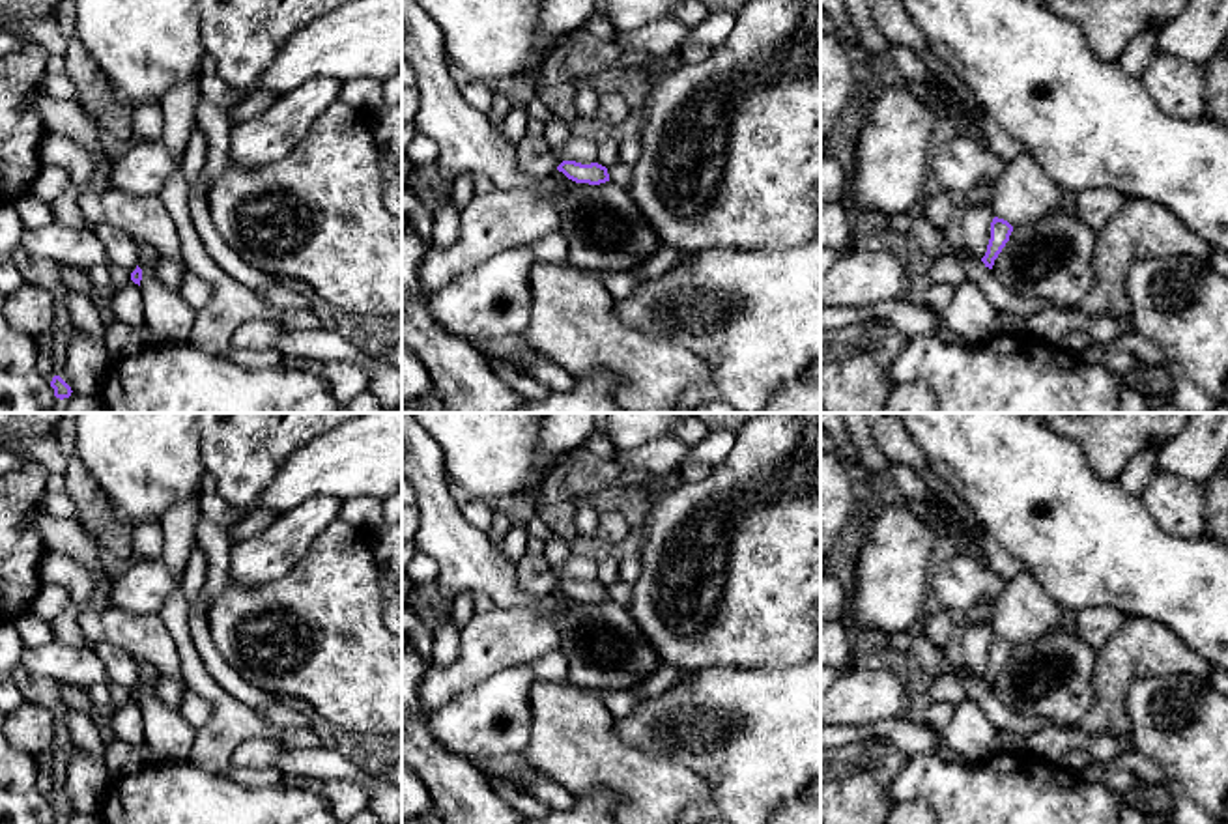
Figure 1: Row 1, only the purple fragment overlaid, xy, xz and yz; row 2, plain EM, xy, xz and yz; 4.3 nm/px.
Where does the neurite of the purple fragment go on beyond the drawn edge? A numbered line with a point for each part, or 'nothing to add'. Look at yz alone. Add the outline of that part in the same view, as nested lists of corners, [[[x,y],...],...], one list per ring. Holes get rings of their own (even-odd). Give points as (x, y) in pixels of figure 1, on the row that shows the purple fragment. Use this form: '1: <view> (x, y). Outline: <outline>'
nothing to add

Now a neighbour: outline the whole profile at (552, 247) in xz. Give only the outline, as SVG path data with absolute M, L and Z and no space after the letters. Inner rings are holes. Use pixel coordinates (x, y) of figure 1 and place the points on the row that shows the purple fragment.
M561 232L548 234L531 245L536 262L561 263L566 262L566 239Z

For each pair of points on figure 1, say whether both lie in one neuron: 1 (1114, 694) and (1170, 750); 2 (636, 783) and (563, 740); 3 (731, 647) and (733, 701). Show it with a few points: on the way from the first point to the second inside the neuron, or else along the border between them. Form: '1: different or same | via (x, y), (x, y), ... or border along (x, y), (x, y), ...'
1: different | border along (1156, 673), (1142, 675), (1128, 694), (1129, 733)
2: same | via (617, 767), (582, 752)
3: different | border along (776, 667), (707, 667), (696, 673)

